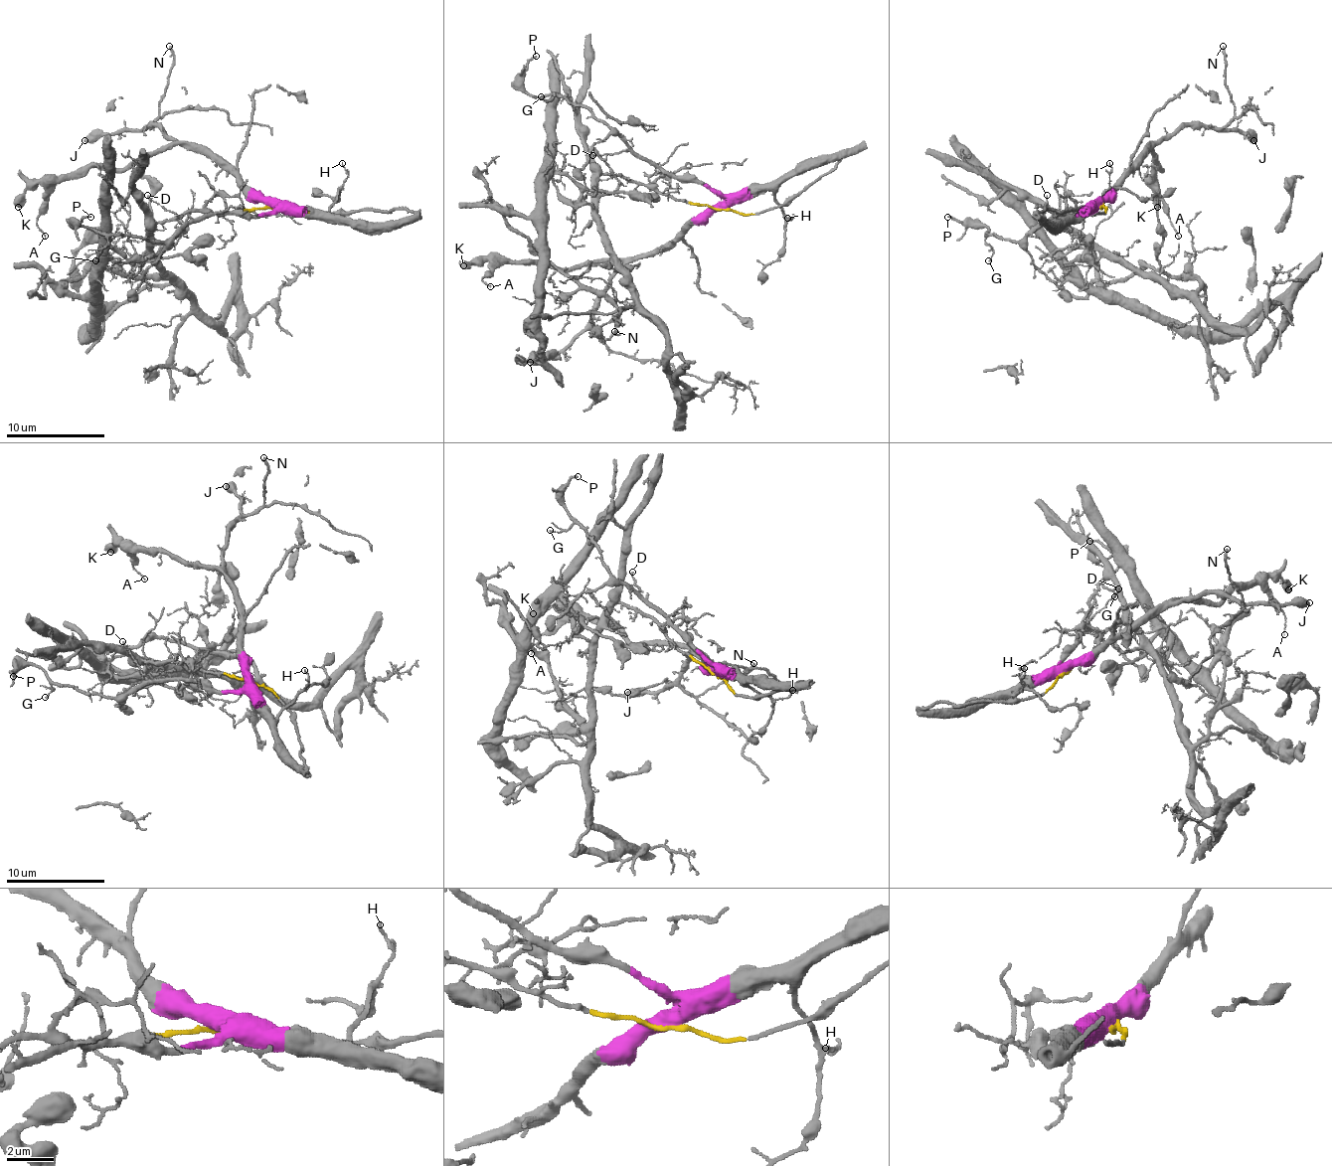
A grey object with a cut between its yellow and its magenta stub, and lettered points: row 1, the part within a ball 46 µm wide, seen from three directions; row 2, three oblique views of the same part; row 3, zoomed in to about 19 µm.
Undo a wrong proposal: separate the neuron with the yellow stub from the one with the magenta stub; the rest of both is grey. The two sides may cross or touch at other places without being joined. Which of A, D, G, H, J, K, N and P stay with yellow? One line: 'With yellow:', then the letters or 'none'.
With yellow: none

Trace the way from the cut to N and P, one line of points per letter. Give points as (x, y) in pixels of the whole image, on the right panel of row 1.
N: (1101, 207), (1113, 190), (1168, 135), (1185, 125), (1222, 128), (1235, 115), (1235, 103), (1225, 83), (1222, 47)
P: (1101, 207), (1057, 215), (1025, 240), (1013, 242), (985, 235), (980, 225), (961, 225), (948, 217)

